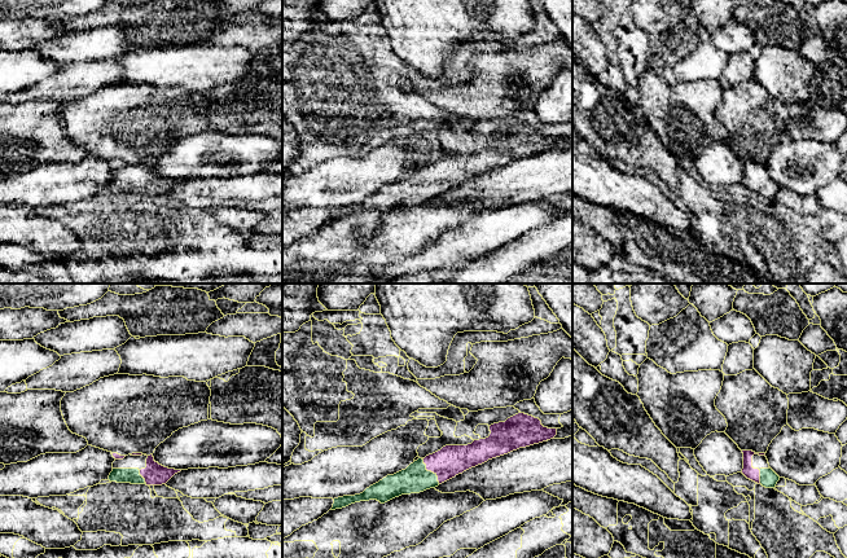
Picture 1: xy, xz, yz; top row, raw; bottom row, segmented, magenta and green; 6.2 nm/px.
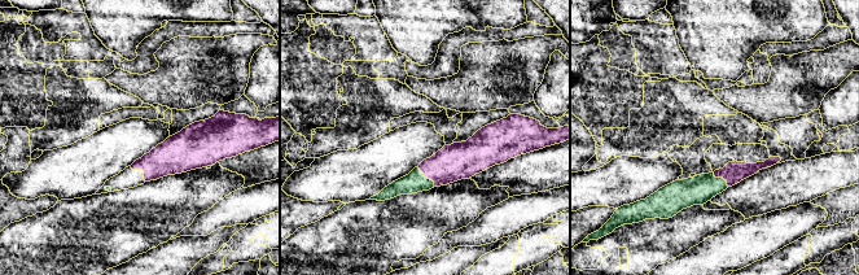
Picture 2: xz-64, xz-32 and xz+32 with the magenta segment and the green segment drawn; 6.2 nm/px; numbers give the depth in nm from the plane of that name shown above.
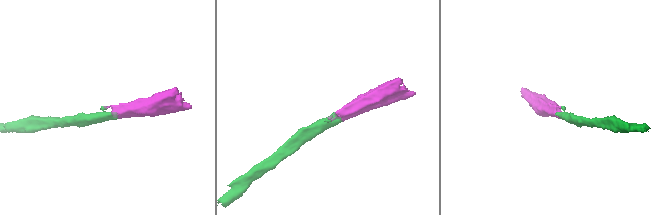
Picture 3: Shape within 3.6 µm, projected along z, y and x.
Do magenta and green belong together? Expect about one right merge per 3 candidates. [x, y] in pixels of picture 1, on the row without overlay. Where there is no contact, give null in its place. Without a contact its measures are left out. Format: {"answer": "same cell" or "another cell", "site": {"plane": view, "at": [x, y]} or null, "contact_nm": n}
{"answer": "same cell", "site": {"plane": "xz", "at": [430, 180]}, "contact_nm": 200}

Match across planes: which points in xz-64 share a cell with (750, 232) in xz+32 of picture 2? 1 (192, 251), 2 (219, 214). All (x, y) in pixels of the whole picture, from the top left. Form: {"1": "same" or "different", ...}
{"1": "different", "2": "same"}

